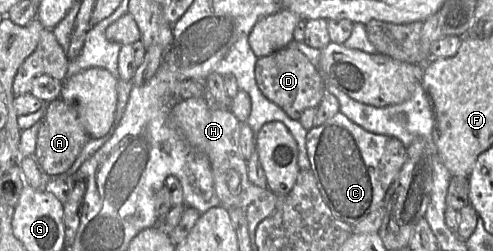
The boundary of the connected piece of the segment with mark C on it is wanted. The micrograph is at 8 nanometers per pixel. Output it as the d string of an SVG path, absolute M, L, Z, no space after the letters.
M341 112L308 131L306 148L311 171L324 202L336 219L352 227L383 205L385 194L403 167L407 154L406 147L399 139L369 132Z

